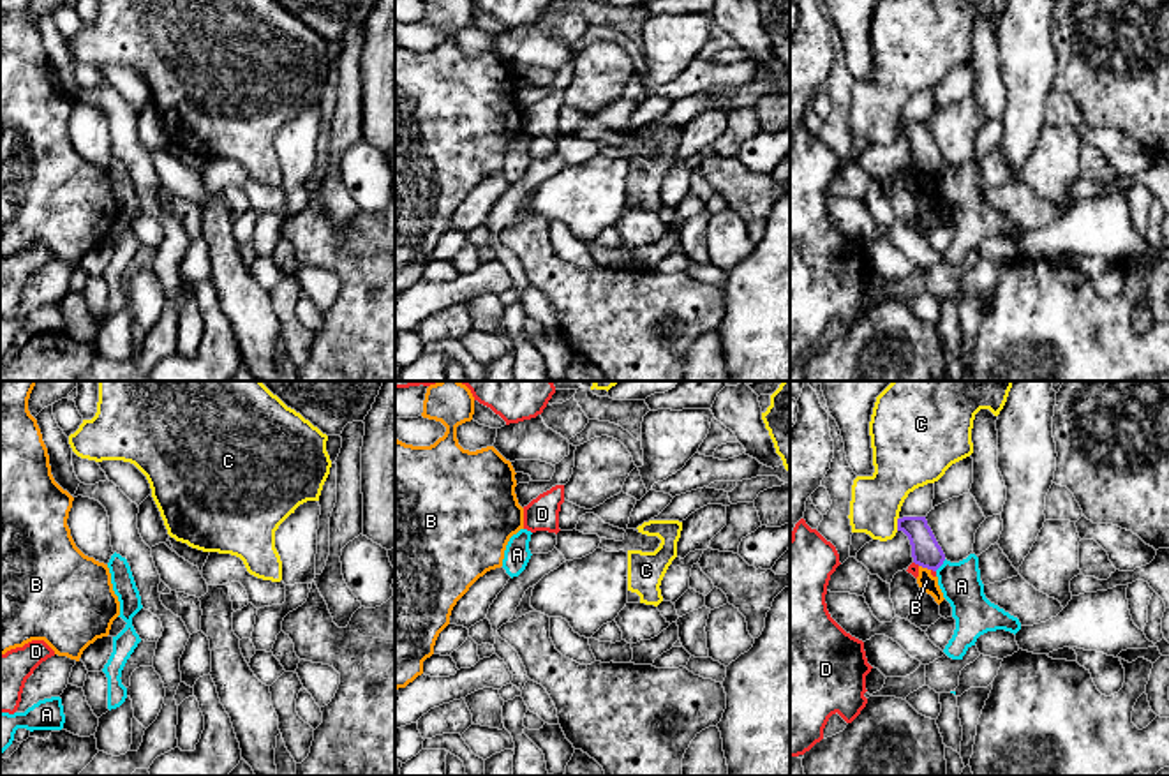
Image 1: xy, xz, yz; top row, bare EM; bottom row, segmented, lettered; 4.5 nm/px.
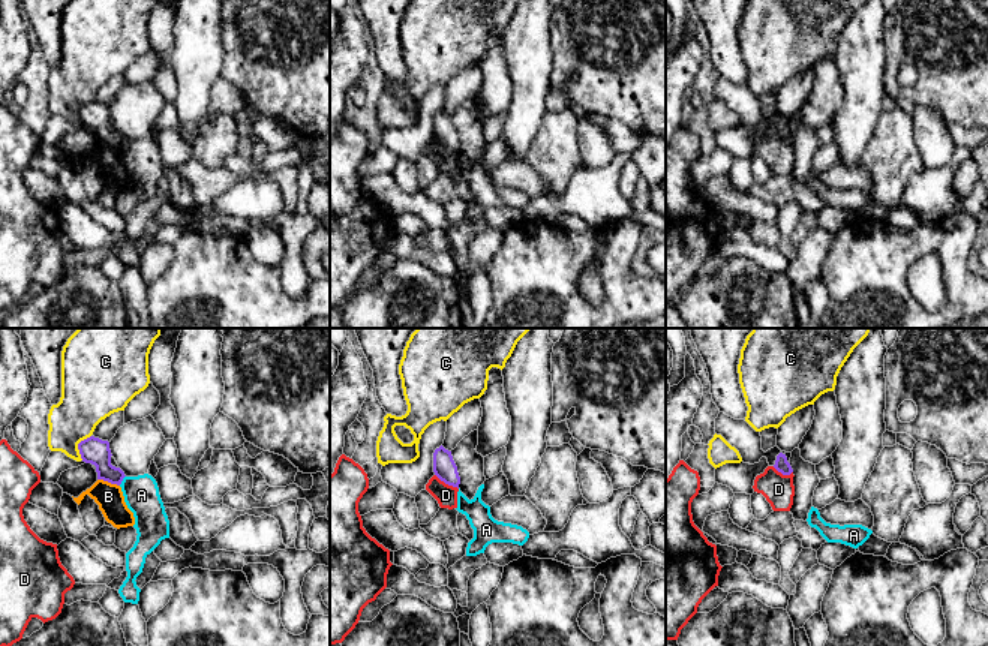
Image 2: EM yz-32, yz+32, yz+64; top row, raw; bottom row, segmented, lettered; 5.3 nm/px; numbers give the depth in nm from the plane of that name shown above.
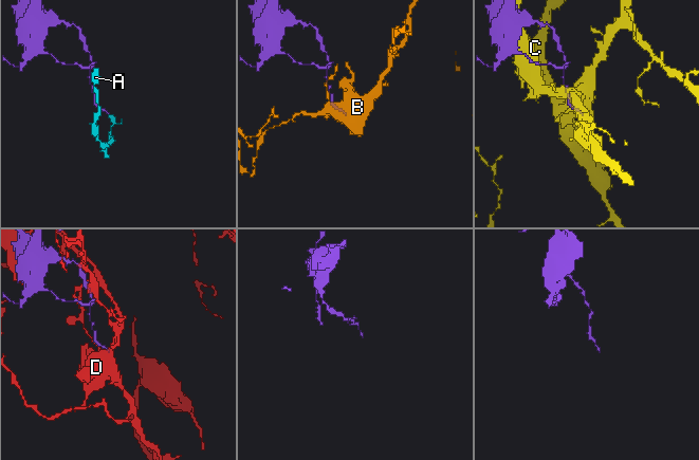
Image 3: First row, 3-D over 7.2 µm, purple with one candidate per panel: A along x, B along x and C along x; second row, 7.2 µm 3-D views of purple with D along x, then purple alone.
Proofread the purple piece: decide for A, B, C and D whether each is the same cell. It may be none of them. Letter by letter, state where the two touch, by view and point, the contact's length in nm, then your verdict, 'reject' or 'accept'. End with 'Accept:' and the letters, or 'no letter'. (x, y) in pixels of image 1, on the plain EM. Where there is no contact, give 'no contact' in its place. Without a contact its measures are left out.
A: yz (940, 170) | 80 nm | reject
B: yz (924, 171) | 60 nm | reject
C: yz (898, 129) | 60 nm | reject
D: yz (917, 168) | 40 nm | reject
Accept: no letter

